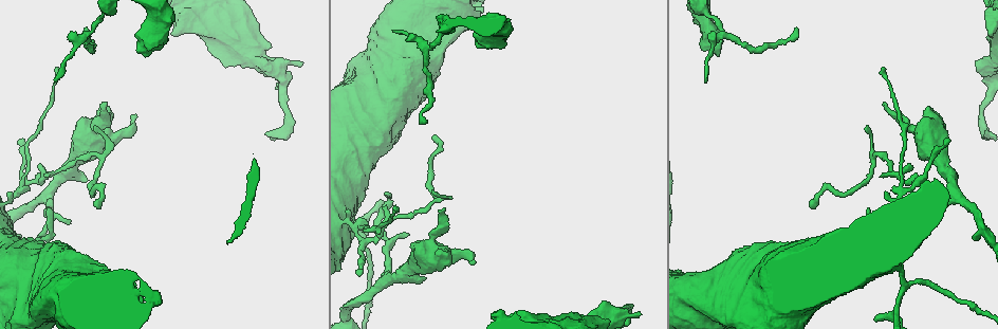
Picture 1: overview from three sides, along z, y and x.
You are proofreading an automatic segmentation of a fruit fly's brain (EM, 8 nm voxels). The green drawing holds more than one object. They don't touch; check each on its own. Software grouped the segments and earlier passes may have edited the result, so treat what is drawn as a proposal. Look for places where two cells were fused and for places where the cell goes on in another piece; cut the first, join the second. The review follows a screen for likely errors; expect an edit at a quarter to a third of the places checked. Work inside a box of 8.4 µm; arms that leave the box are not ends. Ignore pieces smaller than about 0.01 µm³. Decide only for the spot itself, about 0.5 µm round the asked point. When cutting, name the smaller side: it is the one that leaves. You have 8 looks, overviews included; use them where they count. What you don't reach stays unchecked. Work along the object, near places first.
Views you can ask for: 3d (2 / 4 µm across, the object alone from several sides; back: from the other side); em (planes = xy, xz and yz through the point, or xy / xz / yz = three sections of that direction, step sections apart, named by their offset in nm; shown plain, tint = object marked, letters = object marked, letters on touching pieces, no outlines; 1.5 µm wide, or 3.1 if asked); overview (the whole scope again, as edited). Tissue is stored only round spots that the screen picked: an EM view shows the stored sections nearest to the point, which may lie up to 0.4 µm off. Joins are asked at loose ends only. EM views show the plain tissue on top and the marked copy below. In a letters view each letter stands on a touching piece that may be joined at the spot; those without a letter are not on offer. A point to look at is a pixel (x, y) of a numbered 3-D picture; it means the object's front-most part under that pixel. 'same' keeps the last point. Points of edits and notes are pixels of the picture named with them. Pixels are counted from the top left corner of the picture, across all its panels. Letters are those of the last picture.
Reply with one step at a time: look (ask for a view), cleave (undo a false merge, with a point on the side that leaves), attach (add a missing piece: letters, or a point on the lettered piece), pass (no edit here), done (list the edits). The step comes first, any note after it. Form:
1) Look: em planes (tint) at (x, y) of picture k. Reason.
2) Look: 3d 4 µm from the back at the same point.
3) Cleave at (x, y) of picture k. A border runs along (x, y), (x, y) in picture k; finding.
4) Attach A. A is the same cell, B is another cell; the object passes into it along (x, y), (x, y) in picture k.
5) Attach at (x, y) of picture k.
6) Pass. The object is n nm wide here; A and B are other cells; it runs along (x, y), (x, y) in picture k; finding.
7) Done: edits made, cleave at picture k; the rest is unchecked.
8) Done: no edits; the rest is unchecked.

Look: 3d 4 µm at (427, 47) of picture 1. Calibre changes.

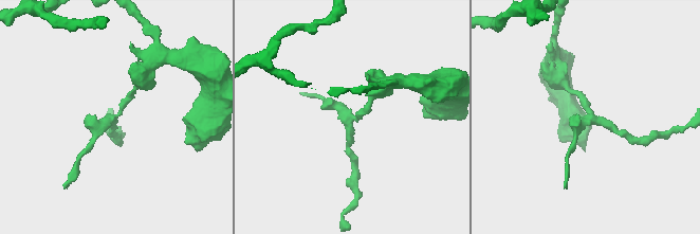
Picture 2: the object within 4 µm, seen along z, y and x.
Look: em planes (letters) at (352, 119) of picture 2.

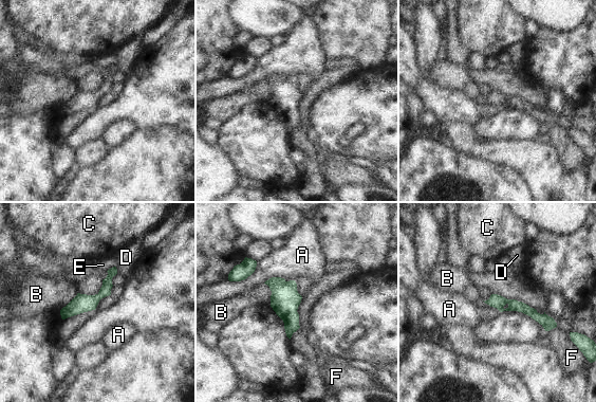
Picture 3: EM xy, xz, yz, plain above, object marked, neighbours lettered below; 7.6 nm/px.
Pass. A, B, C, D, E and F are other cells; it runs along (489, 302), (522, 307), (553, 325) in picture 3; continuous, no second cell.

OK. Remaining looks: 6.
Look: 3d 4 µm at (393, 209) of picture 1. Tapers out.

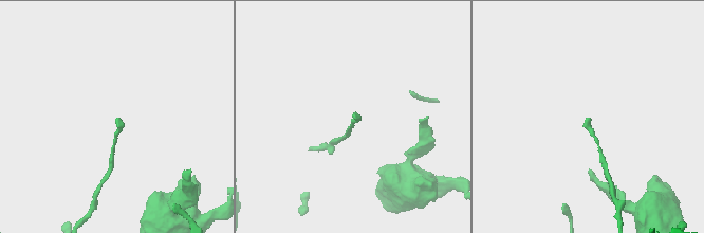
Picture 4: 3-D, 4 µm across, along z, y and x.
Look: em xz step 8 (tint) at (354, 116) of picture 4.

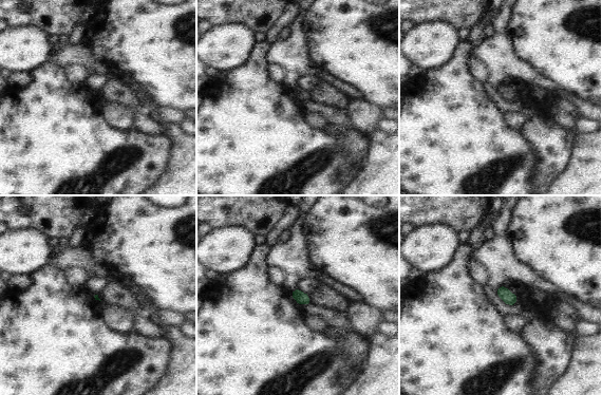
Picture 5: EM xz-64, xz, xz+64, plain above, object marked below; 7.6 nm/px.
Look: em planes (letters) at the same point.

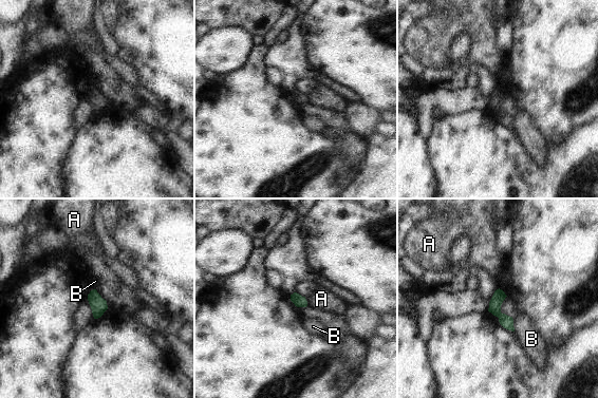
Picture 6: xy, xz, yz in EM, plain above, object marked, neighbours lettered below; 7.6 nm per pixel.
Pass. A and B are other cells; a border runs along (95, 289), (107, 302) in picture 6; no lettered piece goes on from it.

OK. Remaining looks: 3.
Look: em planes (tint) at (902, 191) of picture 1. Four-way junction.

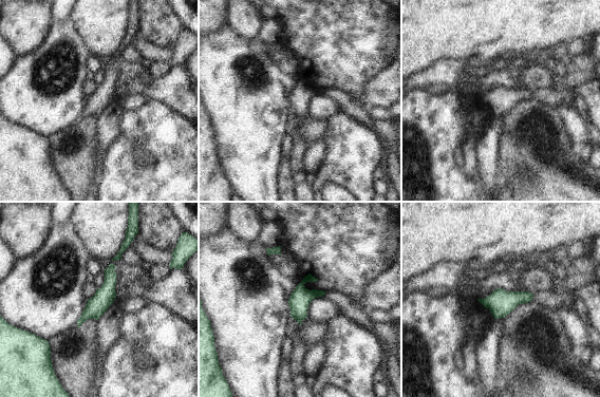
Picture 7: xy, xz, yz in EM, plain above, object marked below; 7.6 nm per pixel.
Look: em planes (letters) at the same point.

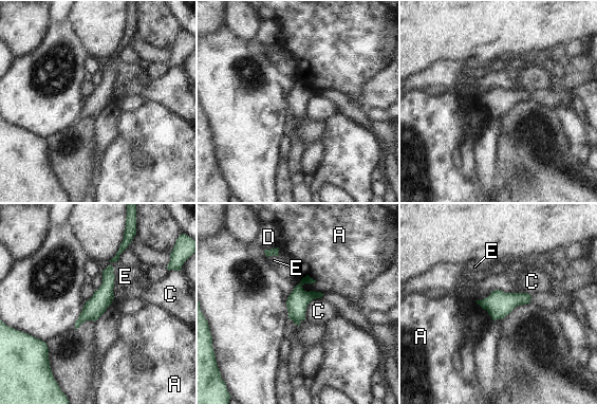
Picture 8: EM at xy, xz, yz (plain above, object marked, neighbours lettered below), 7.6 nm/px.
Pass. A, C, D and E are other cells; one cell here.

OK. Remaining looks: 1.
Done: no edits; the rest is unchecked.

